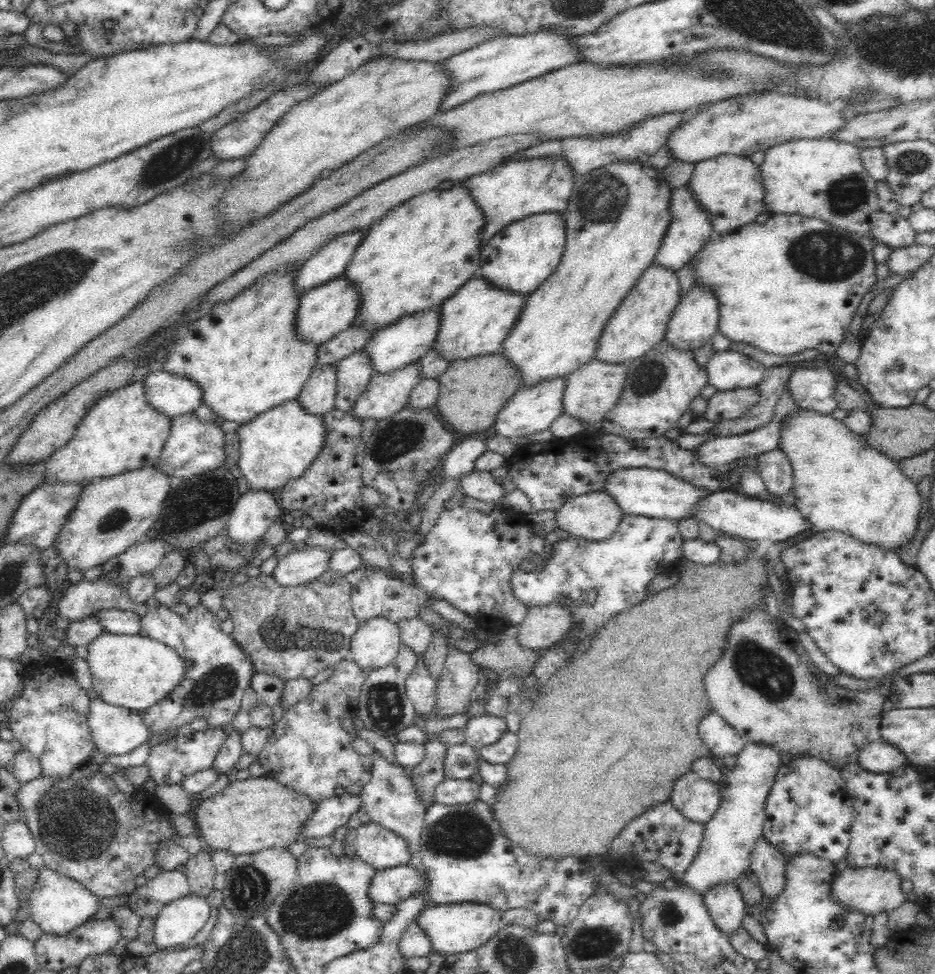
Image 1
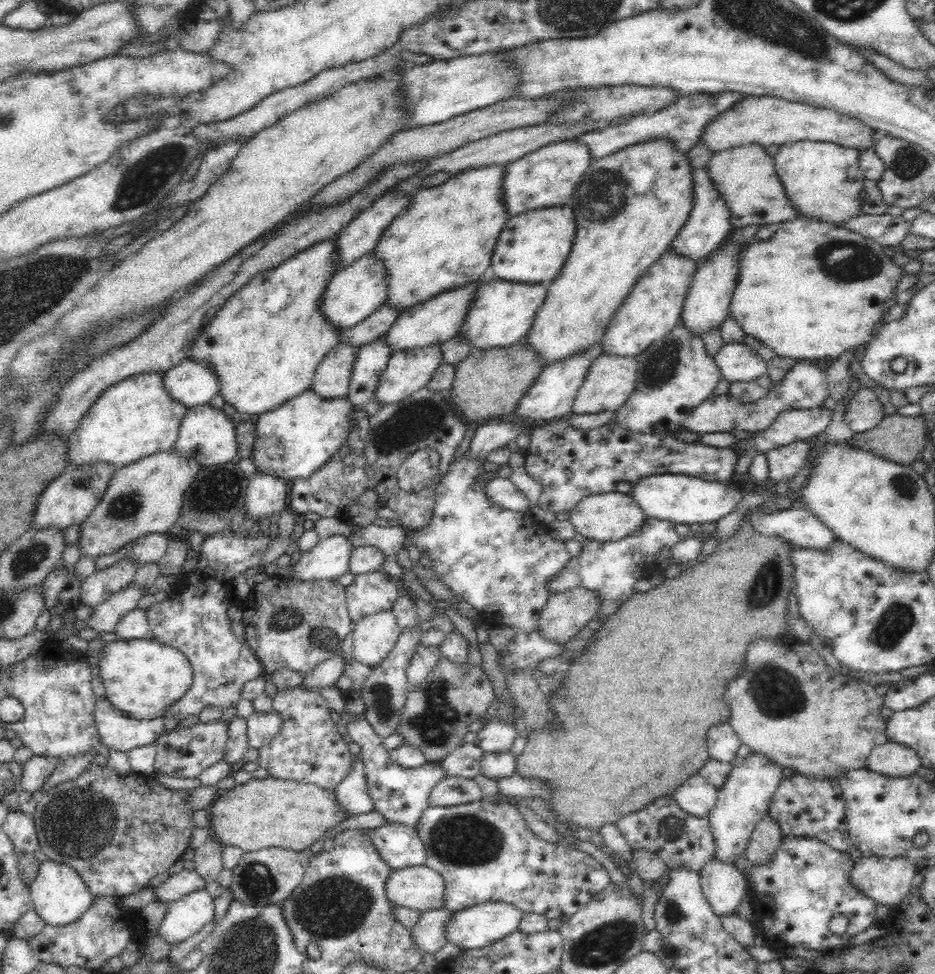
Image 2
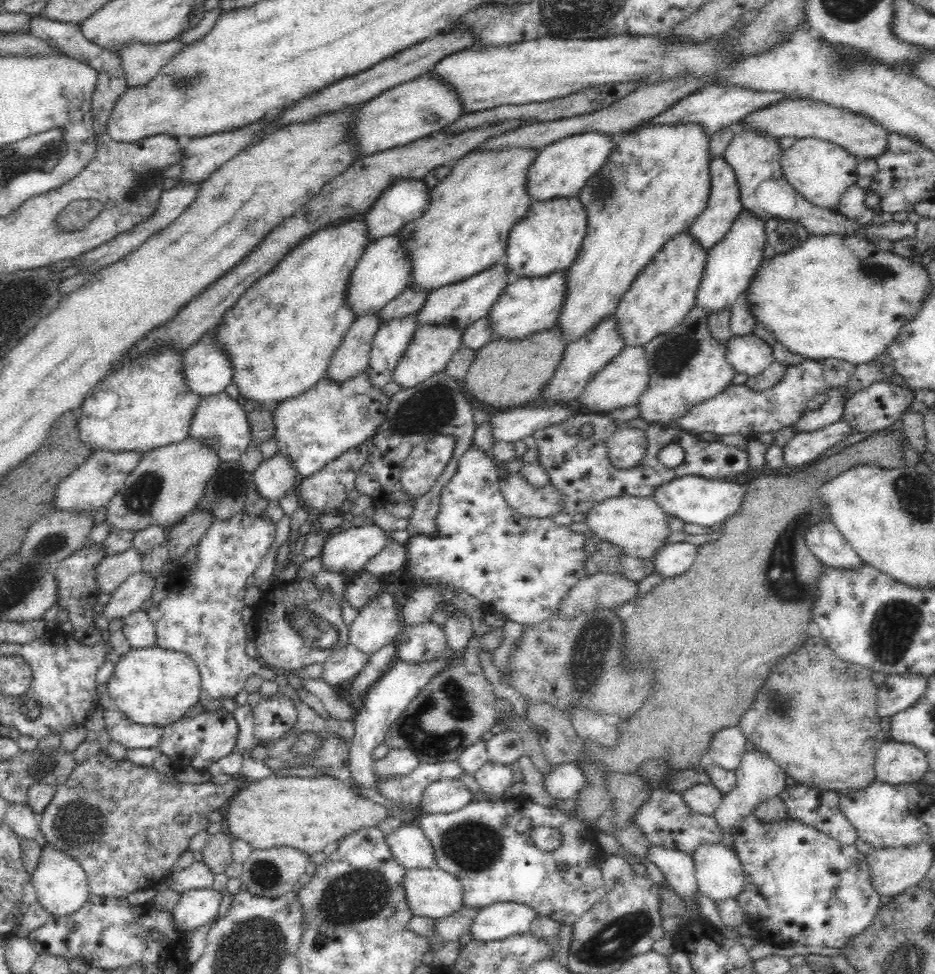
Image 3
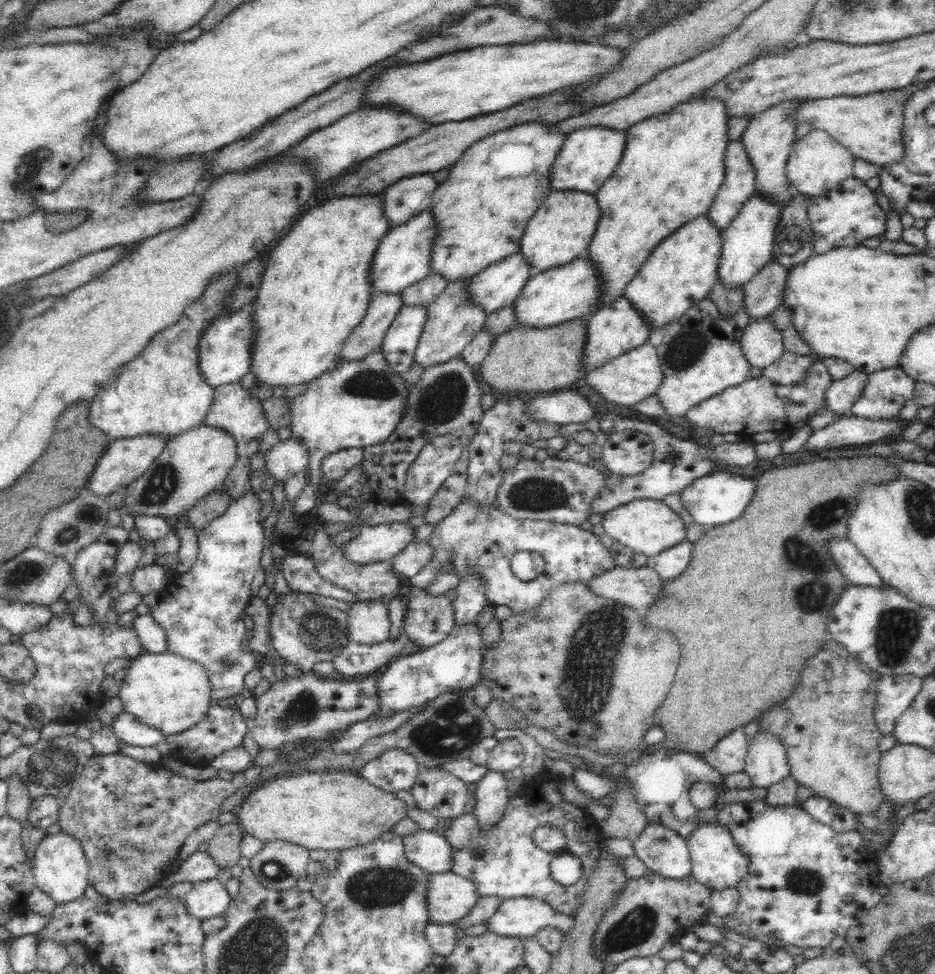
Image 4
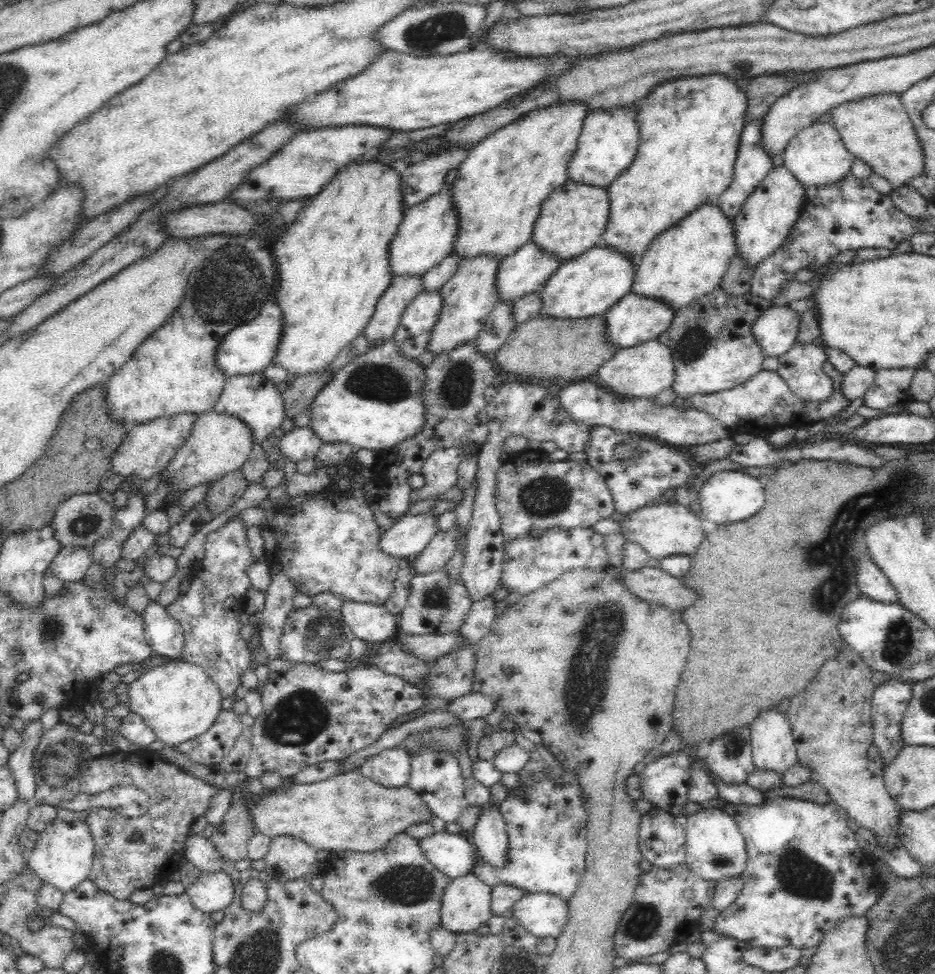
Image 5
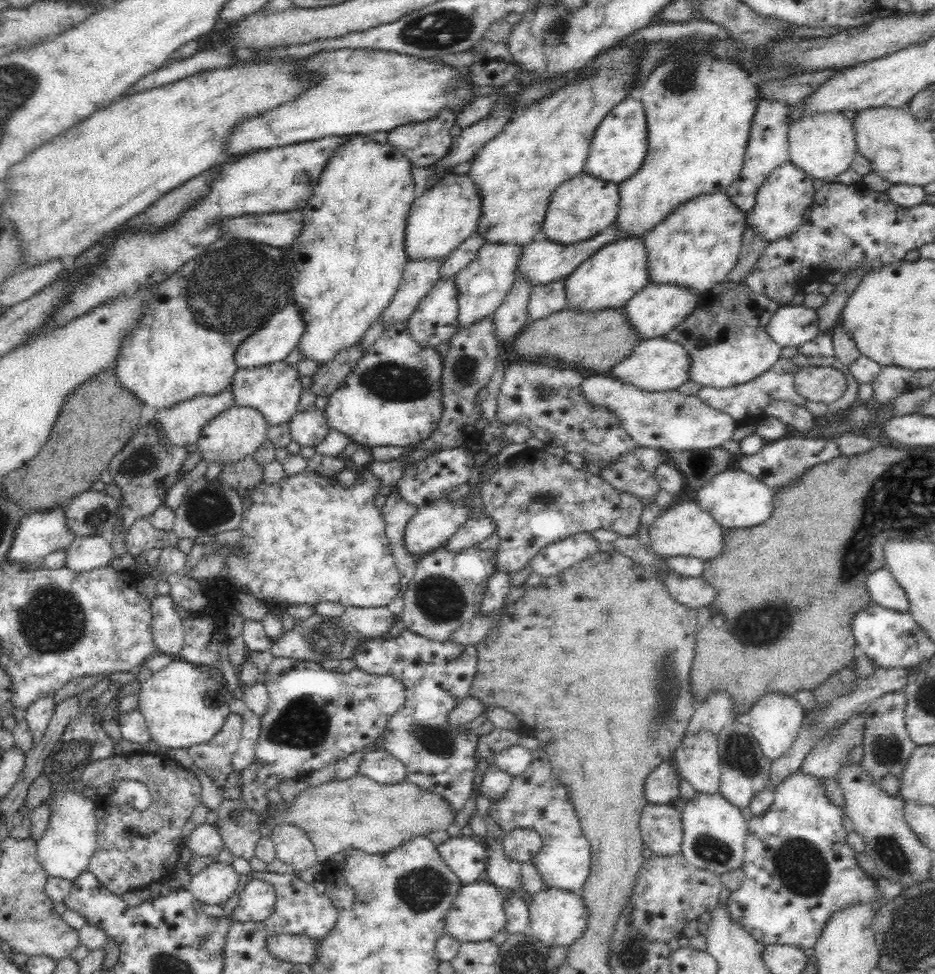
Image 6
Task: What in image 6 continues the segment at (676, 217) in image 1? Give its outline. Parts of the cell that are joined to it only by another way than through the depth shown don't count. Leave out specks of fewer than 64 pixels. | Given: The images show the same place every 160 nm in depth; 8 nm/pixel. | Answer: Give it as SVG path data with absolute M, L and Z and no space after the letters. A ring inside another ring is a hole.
M759 100L757 103L756 113L752 119L752 126L746 142L744 152L744 162L740 174L736 180L725 191L730 199L730 203L740 210L752 210L756 202L756 193L764 179L781 164L788 162L788 123L789 109L788 104L773 102L772 100Z

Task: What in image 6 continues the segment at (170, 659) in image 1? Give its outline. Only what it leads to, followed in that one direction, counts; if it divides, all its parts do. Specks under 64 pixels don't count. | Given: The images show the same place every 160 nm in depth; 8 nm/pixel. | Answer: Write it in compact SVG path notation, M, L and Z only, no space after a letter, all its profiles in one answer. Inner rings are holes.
M176 658L140 684L137 709L145 716L151 740L160 746L188 748L206 742L221 730L226 716L231 713L231 690L210 677L204 677L202 669L182 658Z

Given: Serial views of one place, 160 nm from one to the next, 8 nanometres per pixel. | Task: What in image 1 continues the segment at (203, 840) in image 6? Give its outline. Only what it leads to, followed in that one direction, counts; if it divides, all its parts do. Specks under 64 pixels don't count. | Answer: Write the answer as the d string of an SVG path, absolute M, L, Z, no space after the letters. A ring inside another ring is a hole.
M176 869L161 870L154 878L147 879L144 885L136 886L130 894L126 895L124 904L142 920L155 918L165 904L188 895L190 895L188 879L182 871Z

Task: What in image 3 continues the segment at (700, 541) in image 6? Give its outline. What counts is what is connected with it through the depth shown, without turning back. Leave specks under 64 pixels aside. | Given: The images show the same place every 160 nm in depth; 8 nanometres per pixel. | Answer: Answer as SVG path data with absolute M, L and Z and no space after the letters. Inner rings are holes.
M618 496L602 500L598 504L593 504L592 509L586 513L586 525L588 525L588 535L596 536L604 541L608 541L625 551L626 555L634 556L636 558L651 557L664 542L664 538L668 536L668 517L662 511L662 508L652 497L632 497L632 496Z

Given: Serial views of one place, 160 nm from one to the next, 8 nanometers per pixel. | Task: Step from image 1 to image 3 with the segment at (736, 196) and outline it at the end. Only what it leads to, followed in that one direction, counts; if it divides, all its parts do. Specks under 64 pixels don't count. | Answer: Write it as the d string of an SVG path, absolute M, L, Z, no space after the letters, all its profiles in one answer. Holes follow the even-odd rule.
M737 129L730 140L728 148L724 150L724 161L732 167L738 183L740 203L742 211L748 211L752 215L762 219L779 218L781 221L800 222L809 234L835 234L862 236L869 241L878 242L881 239L894 242L904 238L915 236L916 225L910 221L870 222L866 228L863 224L838 214L832 210L826 210L809 203L787 180L782 173L780 156L782 149L778 145L778 139L770 135L764 135L760 131L742 131Z

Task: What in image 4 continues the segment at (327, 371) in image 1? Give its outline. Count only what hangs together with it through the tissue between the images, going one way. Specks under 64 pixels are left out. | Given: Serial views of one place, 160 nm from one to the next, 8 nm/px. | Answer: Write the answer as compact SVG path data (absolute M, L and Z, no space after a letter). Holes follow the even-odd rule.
M398 293L372 296L364 318L344 340L338 354L339 362L360 360L378 351L388 326L402 307Z

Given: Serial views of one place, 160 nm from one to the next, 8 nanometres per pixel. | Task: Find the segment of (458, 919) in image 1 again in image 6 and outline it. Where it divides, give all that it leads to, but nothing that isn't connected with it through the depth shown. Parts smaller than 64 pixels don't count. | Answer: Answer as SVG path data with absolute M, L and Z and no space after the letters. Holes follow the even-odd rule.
M544 888L530 898L527 905L528 920L532 933L546 947L570 947L587 928L588 911L584 907L581 893L573 893L557 888Z

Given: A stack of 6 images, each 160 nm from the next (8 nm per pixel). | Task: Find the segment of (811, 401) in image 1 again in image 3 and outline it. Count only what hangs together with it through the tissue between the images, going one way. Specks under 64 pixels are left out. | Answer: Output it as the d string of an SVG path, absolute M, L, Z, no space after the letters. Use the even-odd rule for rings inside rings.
M805 358L800 364L787 367L782 380L772 388L754 392L748 389L744 383L728 385L714 398L692 407L676 421L675 425L697 436L702 432L712 432L717 435L740 434L740 436L744 435L750 439L759 432L773 434L784 426L792 426L807 409L806 404L814 396L826 392L828 388L821 361Z

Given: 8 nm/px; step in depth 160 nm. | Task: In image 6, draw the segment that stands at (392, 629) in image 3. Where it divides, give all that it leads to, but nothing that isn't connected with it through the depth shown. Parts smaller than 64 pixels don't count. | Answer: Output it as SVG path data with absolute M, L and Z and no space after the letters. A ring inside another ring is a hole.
M346 606L344 618L354 630L367 639L376 639L388 633L398 618L389 607L360 608Z

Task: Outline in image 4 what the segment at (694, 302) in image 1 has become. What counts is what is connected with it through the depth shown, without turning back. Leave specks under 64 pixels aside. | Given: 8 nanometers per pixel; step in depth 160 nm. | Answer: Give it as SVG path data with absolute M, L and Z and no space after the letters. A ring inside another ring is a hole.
M753 194L742 205L736 218L721 232L722 245L716 264L716 280L722 283L724 289L742 287L762 270L764 264L773 259L774 232L782 210L782 205Z

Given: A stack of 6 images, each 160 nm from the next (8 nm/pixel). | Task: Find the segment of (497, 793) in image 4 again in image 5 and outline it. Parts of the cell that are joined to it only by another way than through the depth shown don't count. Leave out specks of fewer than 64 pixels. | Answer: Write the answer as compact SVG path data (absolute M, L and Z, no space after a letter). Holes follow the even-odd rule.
M490 798L488 803L480 806L472 836L480 858L488 861L492 866L506 864L507 824L502 816L500 805L492 803Z

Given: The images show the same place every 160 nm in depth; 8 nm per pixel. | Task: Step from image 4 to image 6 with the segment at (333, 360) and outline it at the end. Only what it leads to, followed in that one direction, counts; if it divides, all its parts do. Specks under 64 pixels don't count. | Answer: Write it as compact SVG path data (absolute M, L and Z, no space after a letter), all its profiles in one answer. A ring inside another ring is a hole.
M349 135L349 139L339 148L335 150L335 154L326 163L316 186L314 187L312 196L308 199L306 206L301 209L302 228L301 233L296 236L295 244L284 250L284 258L286 259L286 267L288 267L290 278L290 302L294 303L304 319L304 332L296 344L296 349L300 351L300 355L304 355L304 360L312 360L317 364L327 363L332 360L340 351L345 348L356 345L360 342L360 338L374 324L382 314L382 311L388 306L389 300L392 300L394 292L403 276L406 263L405 237L406 220L408 218L408 210L414 202L414 179L410 173L411 159L404 156L396 147L392 147L390 143L379 144L368 135Z

